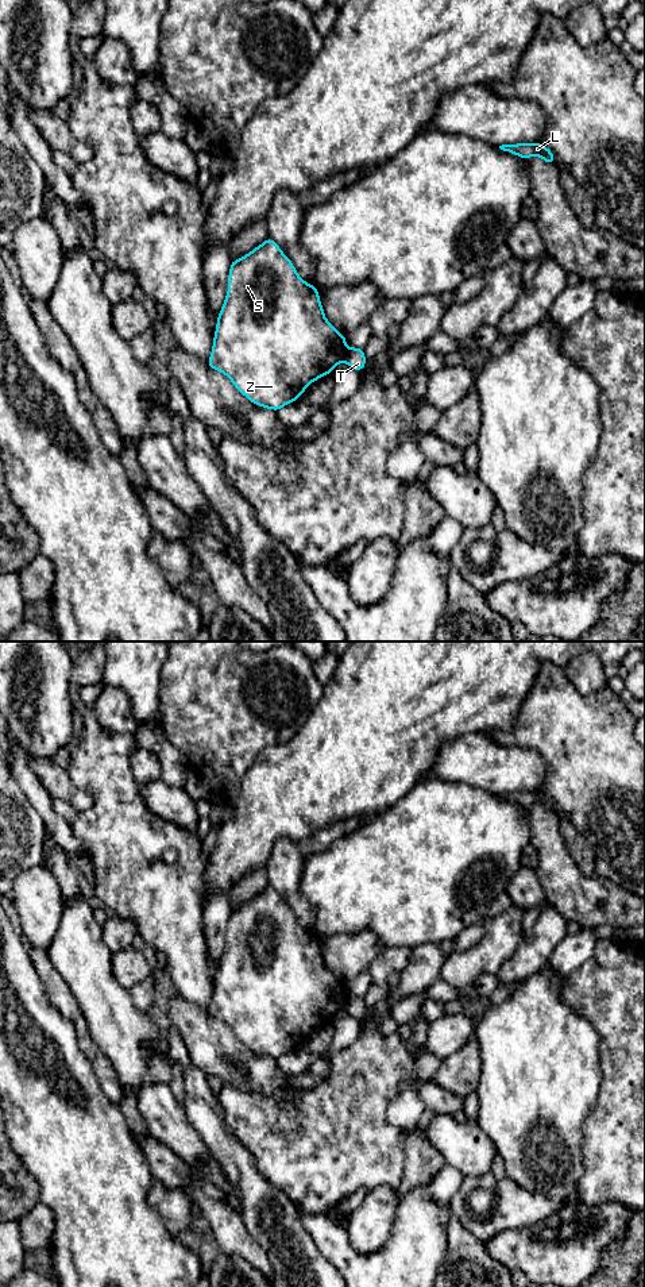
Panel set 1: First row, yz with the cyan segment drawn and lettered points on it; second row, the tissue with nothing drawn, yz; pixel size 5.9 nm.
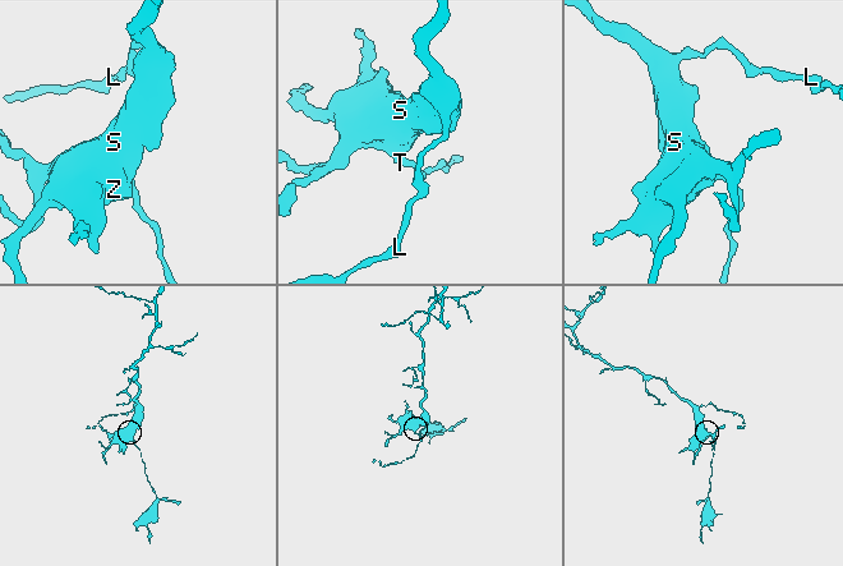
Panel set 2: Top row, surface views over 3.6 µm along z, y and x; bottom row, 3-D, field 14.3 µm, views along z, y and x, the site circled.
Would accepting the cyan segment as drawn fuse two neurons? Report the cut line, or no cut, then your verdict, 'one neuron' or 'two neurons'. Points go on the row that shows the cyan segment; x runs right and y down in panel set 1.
cut yz (347, 347), (342, 361); two neurons

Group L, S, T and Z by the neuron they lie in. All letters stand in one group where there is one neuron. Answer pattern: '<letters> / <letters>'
L S Z / T

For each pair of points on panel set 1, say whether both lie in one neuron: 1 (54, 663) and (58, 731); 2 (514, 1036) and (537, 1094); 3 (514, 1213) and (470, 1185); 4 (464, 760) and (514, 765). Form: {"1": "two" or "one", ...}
{"1": "one", "2": "one", "3": "one", "4": "one"}

